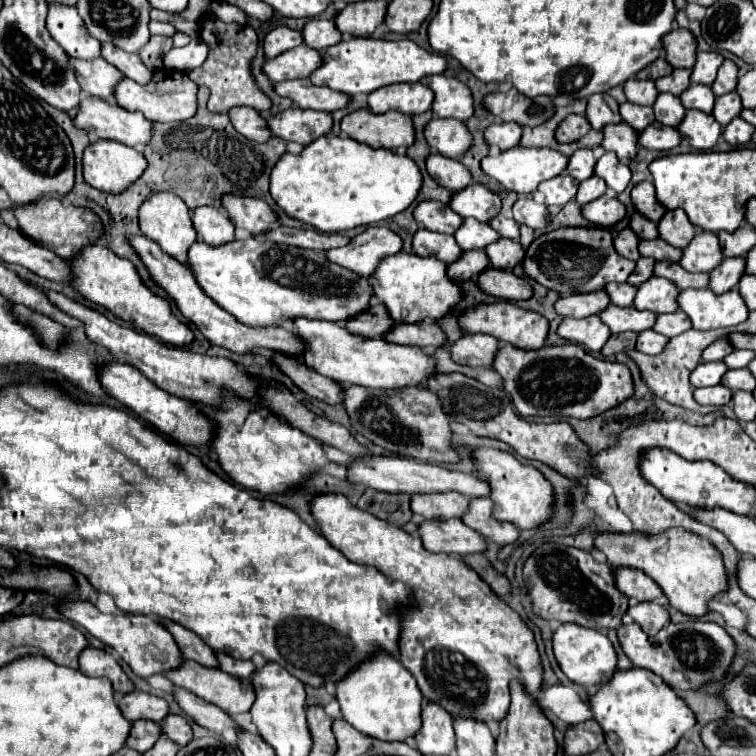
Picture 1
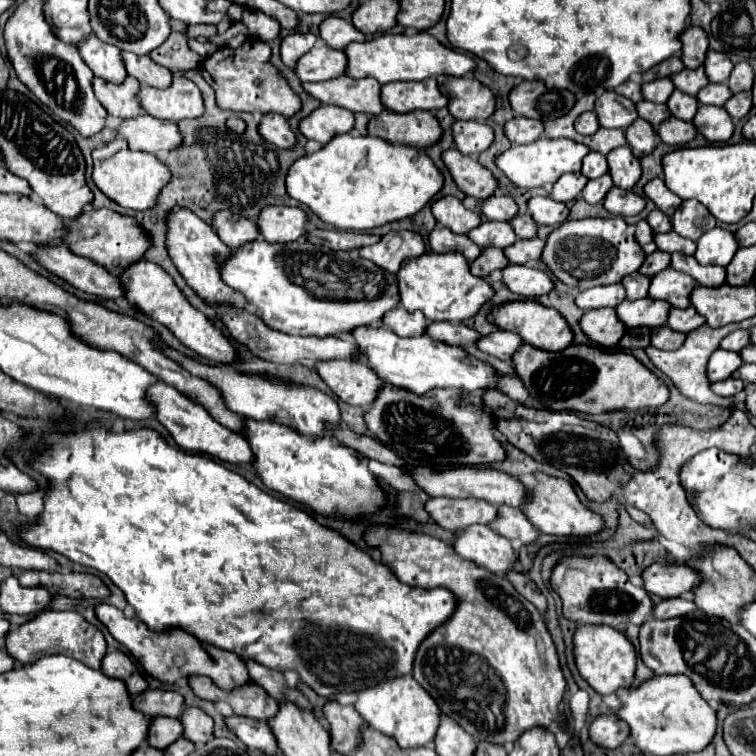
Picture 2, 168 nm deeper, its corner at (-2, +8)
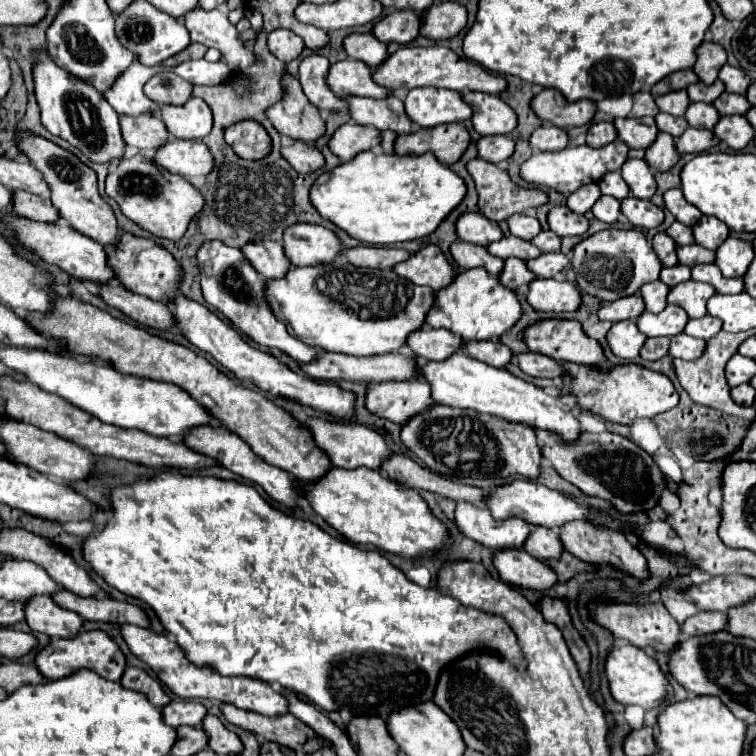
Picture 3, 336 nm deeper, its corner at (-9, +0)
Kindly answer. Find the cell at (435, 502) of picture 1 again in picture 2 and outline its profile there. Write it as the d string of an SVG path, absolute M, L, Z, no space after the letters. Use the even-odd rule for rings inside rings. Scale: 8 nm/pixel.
M431 498L427 502L429 516L445 530L457 532L471 524L489 524L497 516L497 508L477 498Z

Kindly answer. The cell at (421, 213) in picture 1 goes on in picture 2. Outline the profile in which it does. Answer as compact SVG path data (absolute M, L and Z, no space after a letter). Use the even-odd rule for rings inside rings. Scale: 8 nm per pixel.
M445 196L441 200L437 200L433 206L433 216L437 218L437 222L449 230L453 230L455 234L467 234L471 228L481 224L481 216L477 212L469 212L461 200L457 200L455 196Z

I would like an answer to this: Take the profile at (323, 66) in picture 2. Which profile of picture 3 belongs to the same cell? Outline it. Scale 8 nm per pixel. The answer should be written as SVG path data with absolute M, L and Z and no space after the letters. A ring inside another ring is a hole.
M340 60L330 66L326 74L326 84L334 94L354 94L354 96L372 96L384 98L390 90L374 84L372 68L360 60Z

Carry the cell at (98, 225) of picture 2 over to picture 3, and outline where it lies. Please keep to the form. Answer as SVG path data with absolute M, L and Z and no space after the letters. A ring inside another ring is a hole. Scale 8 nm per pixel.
M122 232L118 244L114 244L114 250L108 252L108 266L114 270L114 278L134 294L166 302L178 292L178 280L182 270L174 260L174 256L166 248L156 244L152 238L142 238L130 232Z

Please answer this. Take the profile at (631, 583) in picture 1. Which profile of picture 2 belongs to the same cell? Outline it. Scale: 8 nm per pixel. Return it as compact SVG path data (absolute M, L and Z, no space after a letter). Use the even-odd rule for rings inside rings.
M651 564L643 572L645 590L663 598L677 598L691 592L703 578L695 568L683 564Z

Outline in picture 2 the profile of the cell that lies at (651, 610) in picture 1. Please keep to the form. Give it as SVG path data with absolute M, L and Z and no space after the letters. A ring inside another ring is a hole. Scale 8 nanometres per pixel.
M667 598L659 604L655 604L653 614L659 620L669 620L669 618L675 618L675 616L685 616L693 610L697 610L697 606L695 606L695 602L691 602L687 598Z

